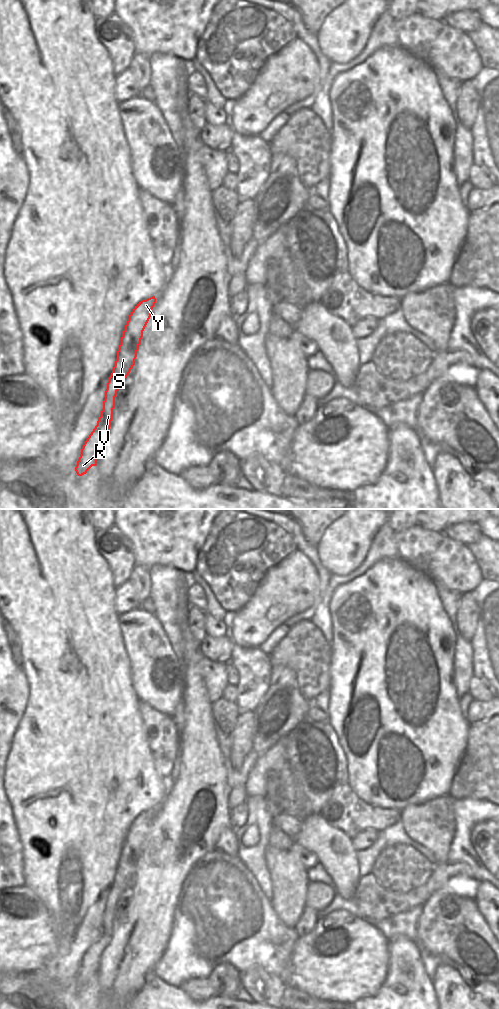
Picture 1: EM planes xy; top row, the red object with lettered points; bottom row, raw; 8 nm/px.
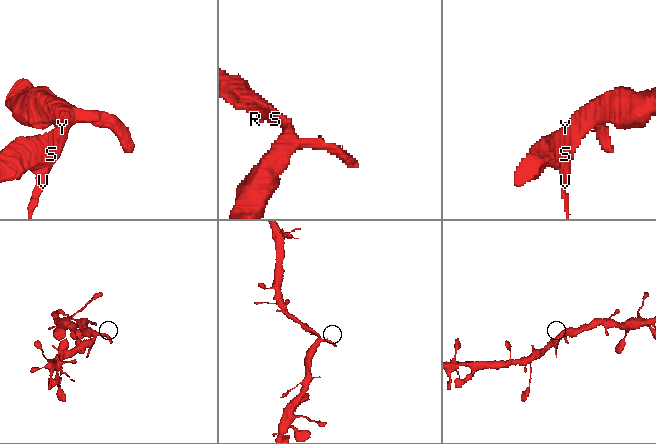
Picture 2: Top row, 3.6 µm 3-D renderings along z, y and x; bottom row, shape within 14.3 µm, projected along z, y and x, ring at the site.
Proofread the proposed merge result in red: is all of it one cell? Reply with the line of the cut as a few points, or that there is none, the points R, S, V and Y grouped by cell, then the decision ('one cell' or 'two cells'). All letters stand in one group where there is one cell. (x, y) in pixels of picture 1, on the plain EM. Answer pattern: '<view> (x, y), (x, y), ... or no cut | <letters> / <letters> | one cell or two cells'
no cut | R S V Y | one cell

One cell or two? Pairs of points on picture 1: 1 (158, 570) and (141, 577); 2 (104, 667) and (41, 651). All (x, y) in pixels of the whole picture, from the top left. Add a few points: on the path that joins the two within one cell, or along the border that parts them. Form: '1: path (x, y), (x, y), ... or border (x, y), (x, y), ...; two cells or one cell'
1: border (148, 568), (150, 576), (149, 597); two cells
2: path (88, 676), (65, 674), (57, 667); one cell

